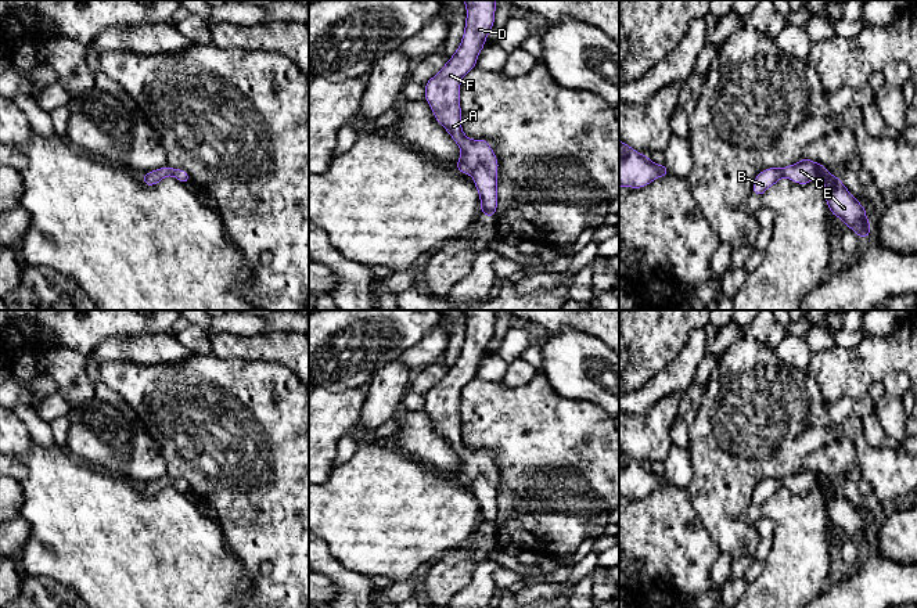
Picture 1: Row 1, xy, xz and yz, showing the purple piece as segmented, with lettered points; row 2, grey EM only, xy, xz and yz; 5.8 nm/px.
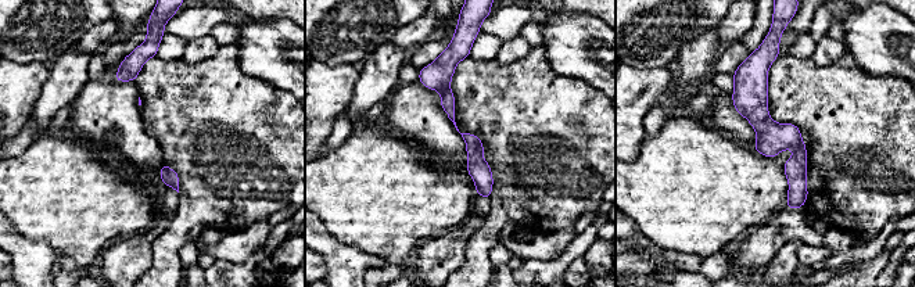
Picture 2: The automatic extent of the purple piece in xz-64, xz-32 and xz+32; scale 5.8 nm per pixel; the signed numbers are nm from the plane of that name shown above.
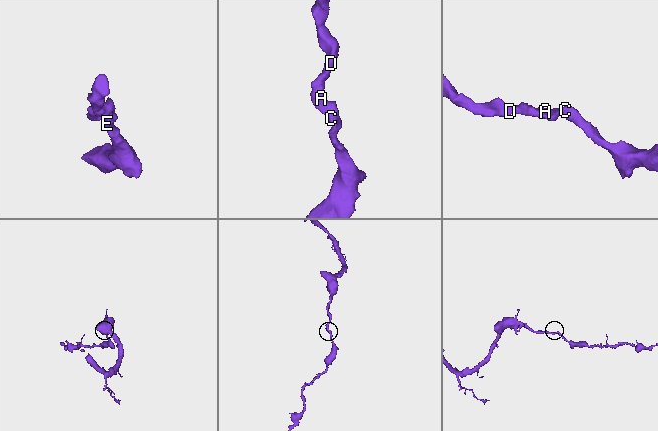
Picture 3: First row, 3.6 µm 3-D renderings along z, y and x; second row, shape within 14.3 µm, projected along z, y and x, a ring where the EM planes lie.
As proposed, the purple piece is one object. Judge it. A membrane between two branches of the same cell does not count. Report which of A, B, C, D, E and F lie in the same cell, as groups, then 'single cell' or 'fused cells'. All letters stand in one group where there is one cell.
A B C D E F; single cell

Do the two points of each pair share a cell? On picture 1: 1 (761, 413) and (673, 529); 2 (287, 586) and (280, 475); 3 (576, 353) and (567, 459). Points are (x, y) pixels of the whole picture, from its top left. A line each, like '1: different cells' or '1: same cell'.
1: different cells
2: same cell
3: different cells

